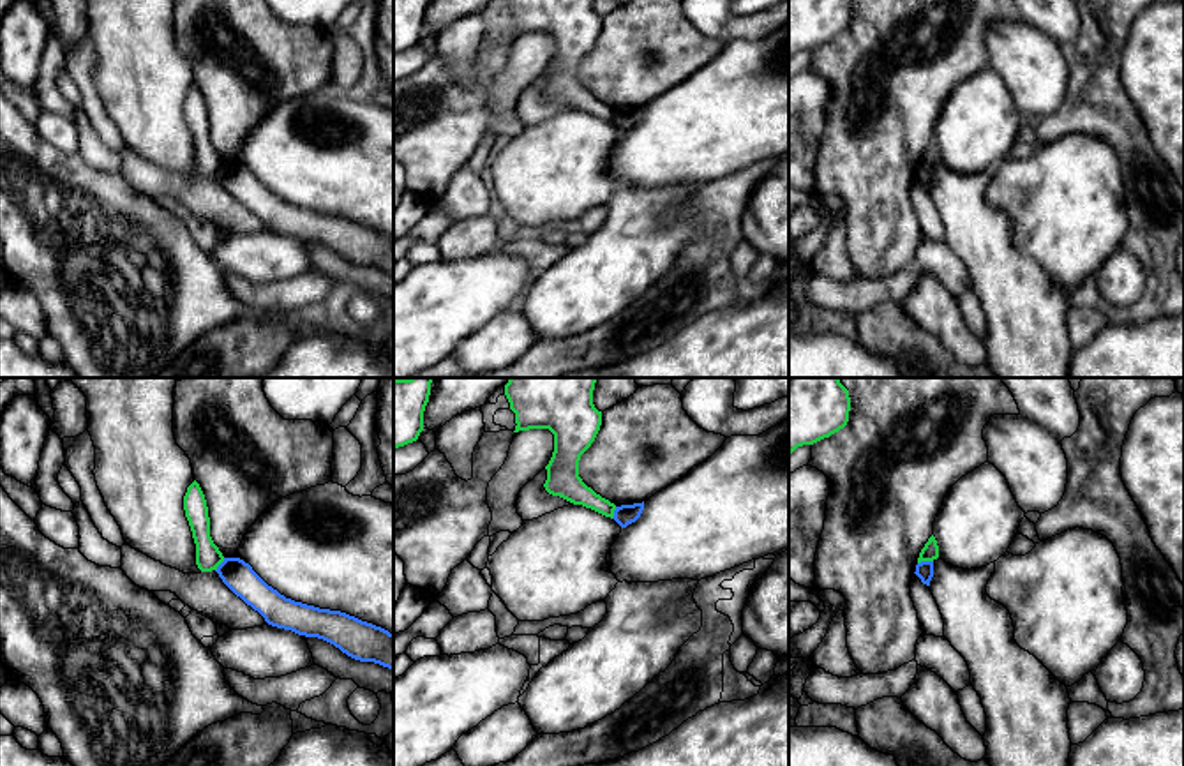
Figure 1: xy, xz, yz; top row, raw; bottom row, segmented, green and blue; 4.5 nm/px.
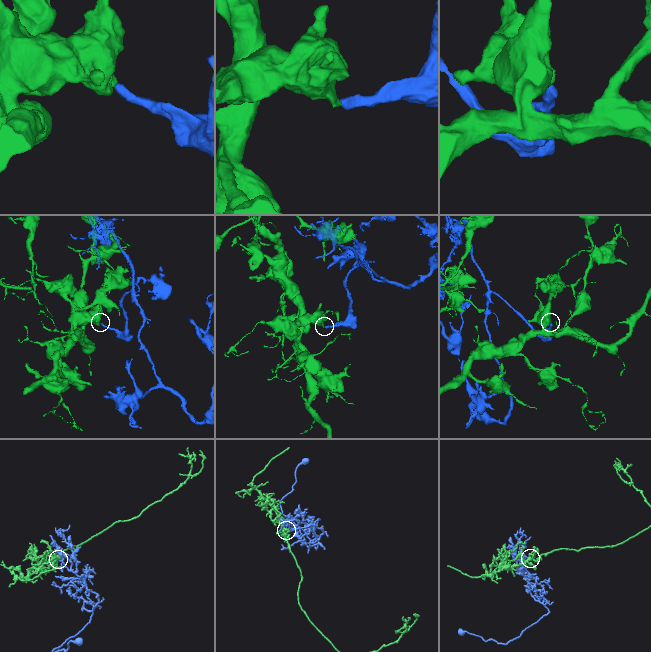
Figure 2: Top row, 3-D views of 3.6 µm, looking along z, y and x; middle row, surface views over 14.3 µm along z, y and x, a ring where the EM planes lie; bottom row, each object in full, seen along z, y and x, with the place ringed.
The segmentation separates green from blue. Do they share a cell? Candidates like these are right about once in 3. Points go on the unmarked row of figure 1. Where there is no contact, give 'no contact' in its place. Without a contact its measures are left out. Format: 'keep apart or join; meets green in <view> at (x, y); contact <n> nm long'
keep apart; meets green in yz at (925, 165); contact 70 nm long

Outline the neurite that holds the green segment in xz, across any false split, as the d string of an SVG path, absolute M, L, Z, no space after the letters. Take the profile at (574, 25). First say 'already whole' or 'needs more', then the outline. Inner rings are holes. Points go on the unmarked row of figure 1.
already whole; M506 0L506 4L515 18L517 30L513 37L549 34L554 39L554 56L545 71L545 95L612 124L616 109L596 99L579 81L581 60L591 51L602 30L602 16L595 12L593 0Z

